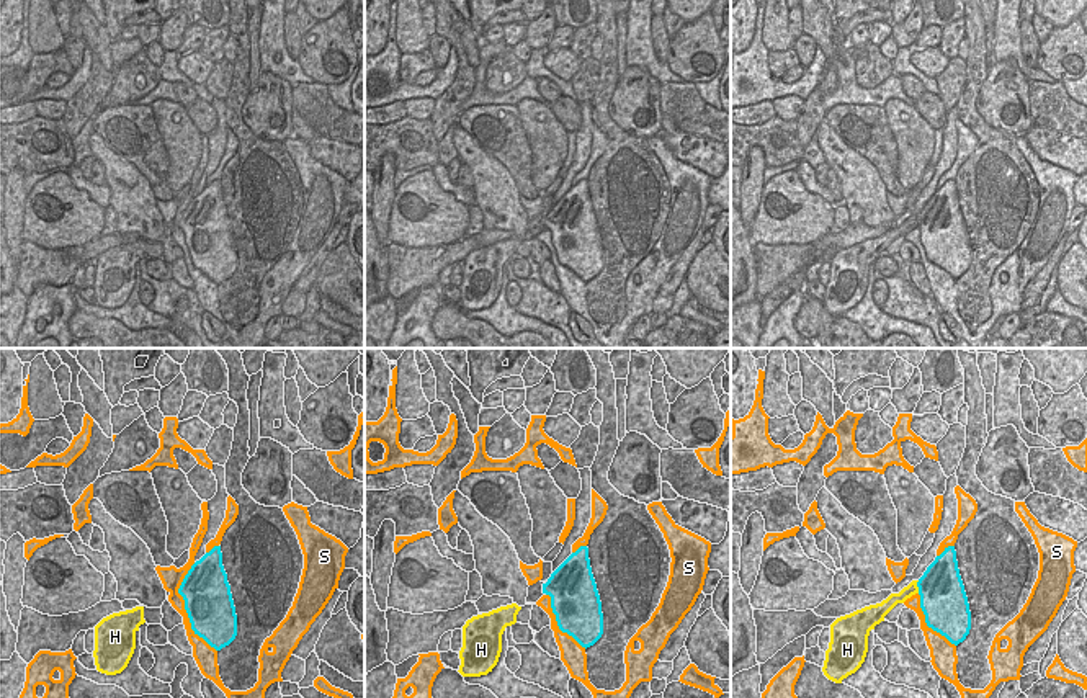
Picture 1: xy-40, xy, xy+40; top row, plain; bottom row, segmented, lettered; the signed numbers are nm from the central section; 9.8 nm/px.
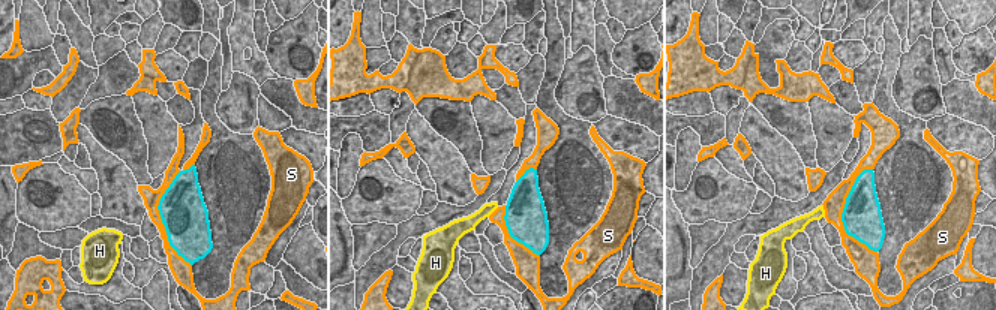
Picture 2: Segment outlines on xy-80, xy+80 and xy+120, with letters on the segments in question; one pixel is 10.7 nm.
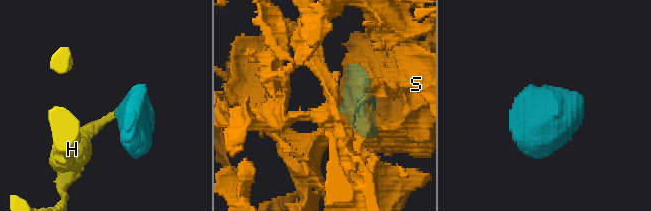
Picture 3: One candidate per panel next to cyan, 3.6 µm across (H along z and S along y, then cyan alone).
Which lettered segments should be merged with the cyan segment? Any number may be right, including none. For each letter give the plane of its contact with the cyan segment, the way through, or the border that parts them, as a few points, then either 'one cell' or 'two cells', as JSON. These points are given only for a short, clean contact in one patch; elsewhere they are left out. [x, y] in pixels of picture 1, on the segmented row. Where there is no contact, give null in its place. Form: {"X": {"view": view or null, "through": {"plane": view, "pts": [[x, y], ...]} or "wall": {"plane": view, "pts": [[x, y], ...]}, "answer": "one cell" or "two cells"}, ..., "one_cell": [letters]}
{"H": {"view": "xy+40", "through": {"plane": "xy+40", "pts": [[942, 592], [932, 586], [917, 586], [911, 589]]}, "answer": "one cell"}, "S": {"view": "xy-40", "answer": "two cells"}, "one_cell": ["H"]}

